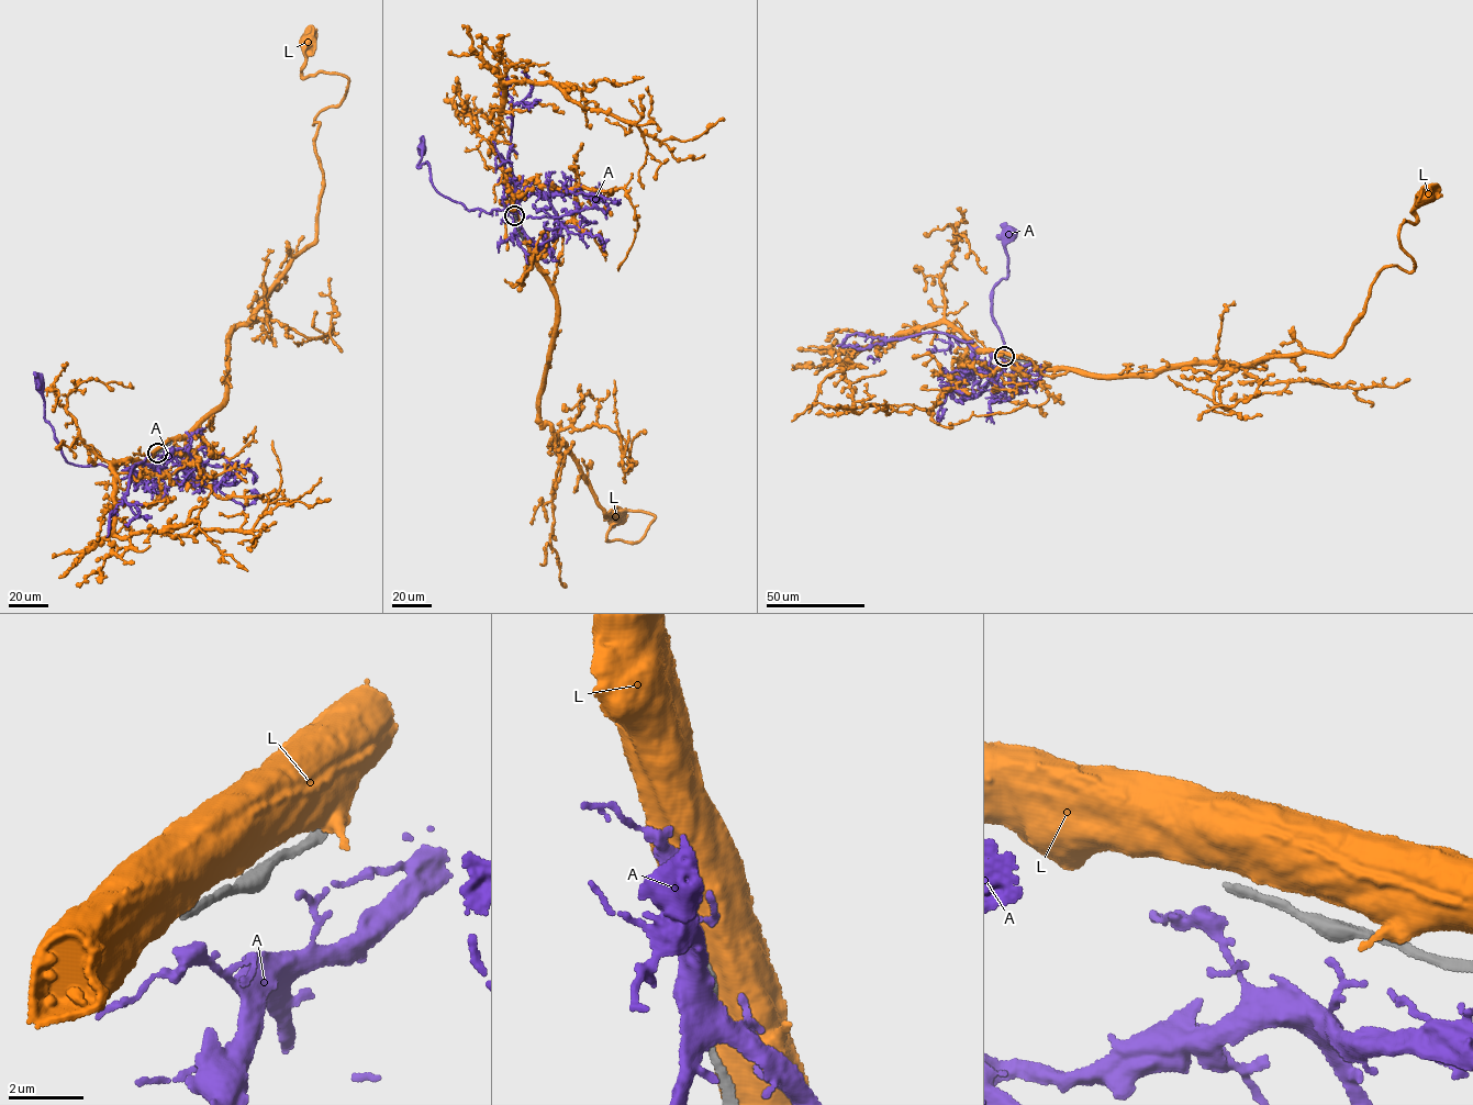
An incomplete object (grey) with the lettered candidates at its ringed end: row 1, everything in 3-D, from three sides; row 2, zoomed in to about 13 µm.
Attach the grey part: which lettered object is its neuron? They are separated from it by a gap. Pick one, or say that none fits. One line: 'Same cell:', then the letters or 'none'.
Same cell: none

